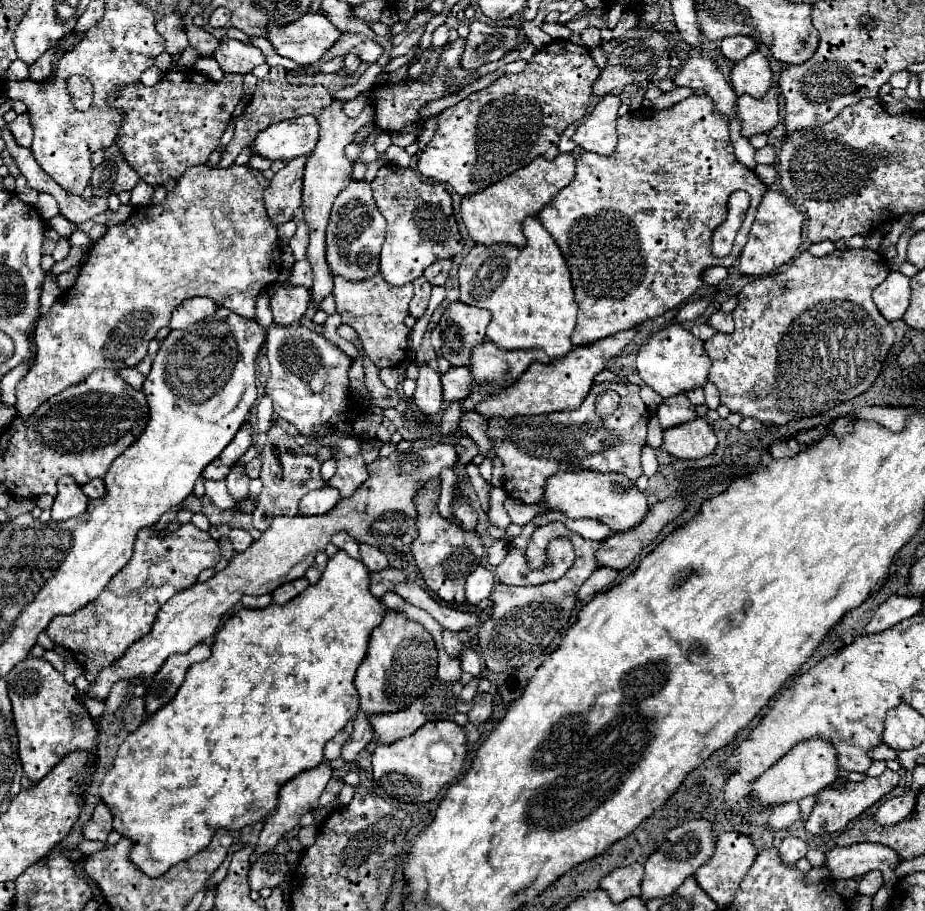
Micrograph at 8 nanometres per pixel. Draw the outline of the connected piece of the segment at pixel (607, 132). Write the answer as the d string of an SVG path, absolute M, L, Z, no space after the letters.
M615 94L603 96L601 102L593 108L593 112L579 124L571 140L583 150L591 150L597 154L611 154L617 144L615 120L619 106L621 106L619 96Z

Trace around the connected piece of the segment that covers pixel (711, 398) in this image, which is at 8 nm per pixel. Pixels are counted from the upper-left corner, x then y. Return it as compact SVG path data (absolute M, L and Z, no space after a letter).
M707 382L705 384L705 396L707 396L707 406L711 408L711 410L717 410L719 408L719 392L717 392L717 388L715 388L715 384L711 384L711 382Z

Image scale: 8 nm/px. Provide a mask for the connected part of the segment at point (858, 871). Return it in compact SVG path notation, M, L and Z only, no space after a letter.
M853 844L847 848L835 846L827 852L827 868L833 878L857 878L871 870L881 870L887 883L887 888L895 887L898 878L895 868L901 864L901 856L883 844Z

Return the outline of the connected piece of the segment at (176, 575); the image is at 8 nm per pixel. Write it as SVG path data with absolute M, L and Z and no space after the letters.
M191 522L181 524L165 538L153 534L151 528L143 528L137 536L133 558L111 578L111 584L99 594L99 600L93 600L87 608L75 612L75 616L57 616L45 632L55 646L73 652L75 660L85 668L87 680L93 682L101 668L113 664L135 640L151 630L157 612L169 598L193 586L197 576L213 568L219 560L221 552L217 540Z

